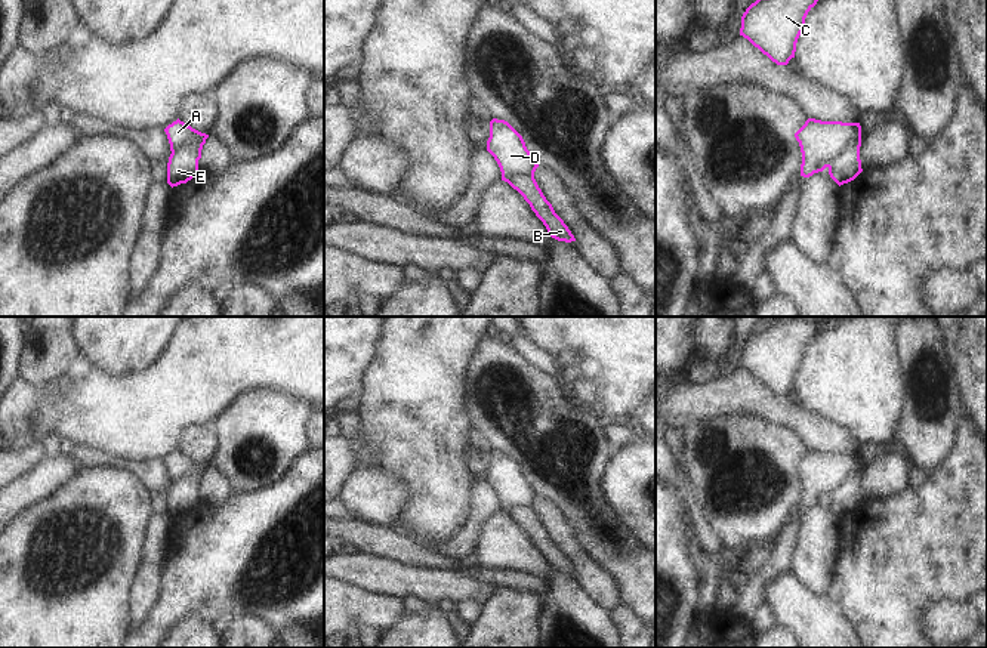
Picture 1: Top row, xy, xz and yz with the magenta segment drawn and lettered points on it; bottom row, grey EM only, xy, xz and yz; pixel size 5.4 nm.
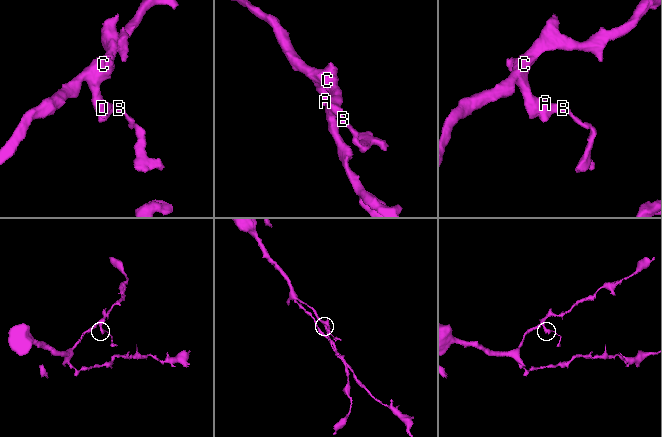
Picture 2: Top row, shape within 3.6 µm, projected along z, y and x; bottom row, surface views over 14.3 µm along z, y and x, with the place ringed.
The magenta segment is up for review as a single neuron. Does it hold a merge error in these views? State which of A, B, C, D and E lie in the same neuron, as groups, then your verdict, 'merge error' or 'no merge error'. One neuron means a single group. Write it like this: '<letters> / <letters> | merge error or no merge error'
A C D / B E | merge error

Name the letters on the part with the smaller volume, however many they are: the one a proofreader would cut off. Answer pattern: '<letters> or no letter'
B, E

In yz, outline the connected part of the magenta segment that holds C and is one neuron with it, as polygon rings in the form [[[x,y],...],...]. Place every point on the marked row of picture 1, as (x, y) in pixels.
[[[756,0],[741,16],[740,36],[777,65],[795,58],[805,18],[818,0]]]

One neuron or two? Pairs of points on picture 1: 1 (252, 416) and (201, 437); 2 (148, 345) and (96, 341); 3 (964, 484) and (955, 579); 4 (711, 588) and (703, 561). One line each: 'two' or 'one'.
1: two
2: one
3: one
4: one

